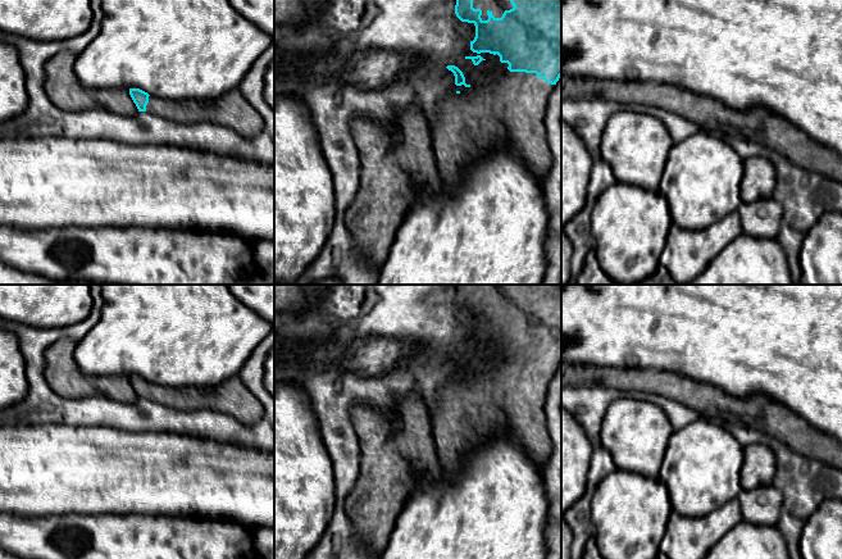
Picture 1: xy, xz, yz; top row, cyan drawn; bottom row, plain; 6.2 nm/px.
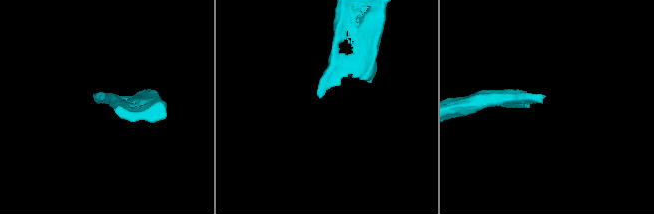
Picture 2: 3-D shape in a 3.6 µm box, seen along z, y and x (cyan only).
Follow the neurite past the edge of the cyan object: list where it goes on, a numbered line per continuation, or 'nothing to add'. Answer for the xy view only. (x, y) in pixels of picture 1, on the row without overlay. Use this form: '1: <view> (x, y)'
1: xy (232, 398)

